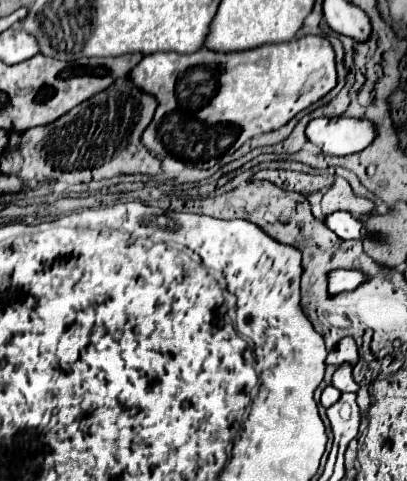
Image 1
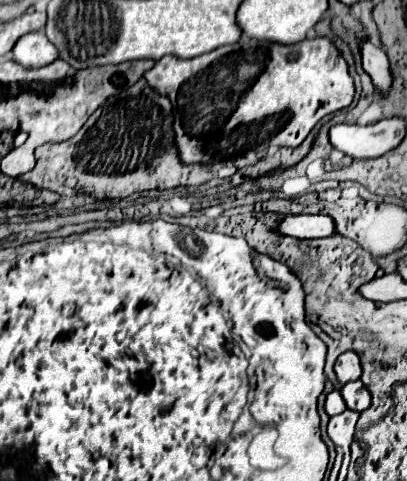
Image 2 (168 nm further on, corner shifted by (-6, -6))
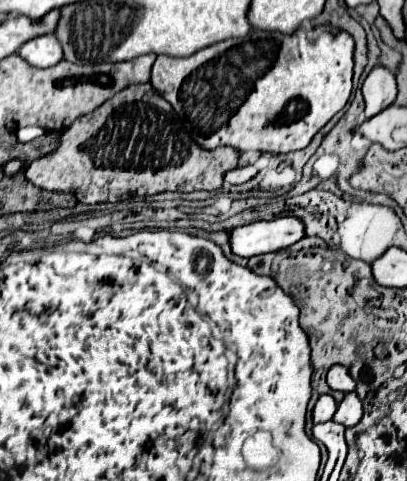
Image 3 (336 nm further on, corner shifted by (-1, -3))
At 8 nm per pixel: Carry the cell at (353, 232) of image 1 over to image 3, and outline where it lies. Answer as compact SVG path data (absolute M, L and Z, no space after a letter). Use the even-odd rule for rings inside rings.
M277 218L239 226L229 234L231 252L237 256L255 256L285 250L305 236L303 222L297 218Z

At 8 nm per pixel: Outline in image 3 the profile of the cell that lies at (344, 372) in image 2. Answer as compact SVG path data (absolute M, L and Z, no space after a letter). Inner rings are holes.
M333 366L327 374L327 384L331 390L339 390L339 392L353 392L355 390L355 380L349 376L347 368L343 366Z

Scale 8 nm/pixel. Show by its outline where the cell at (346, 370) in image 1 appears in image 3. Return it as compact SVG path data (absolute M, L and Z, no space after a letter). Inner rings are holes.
M349 392L349 394L345 394L343 402L339 404L339 408L337 408L335 416L333 416L333 422L343 424L345 428L351 428L361 420L361 416L363 416L361 400L357 398L355 392Z

